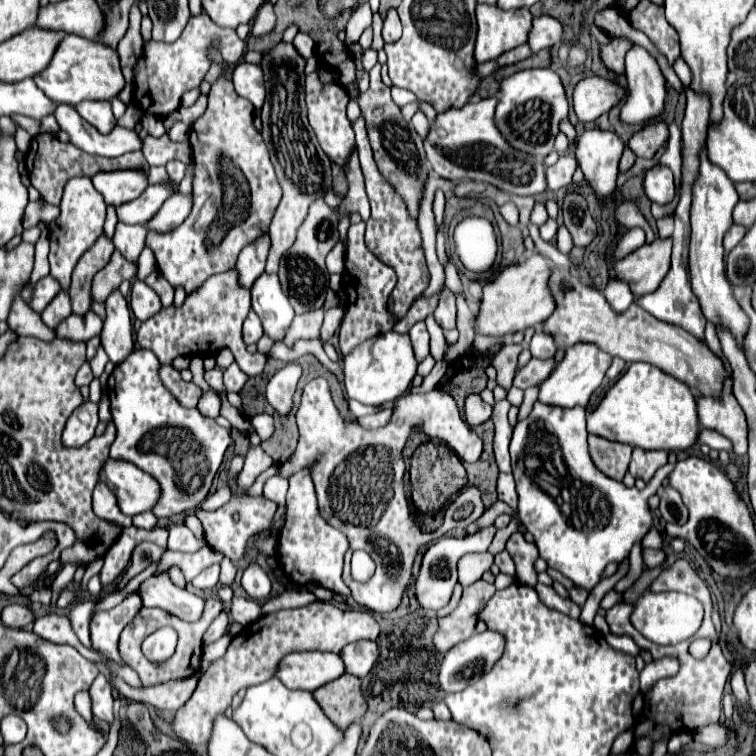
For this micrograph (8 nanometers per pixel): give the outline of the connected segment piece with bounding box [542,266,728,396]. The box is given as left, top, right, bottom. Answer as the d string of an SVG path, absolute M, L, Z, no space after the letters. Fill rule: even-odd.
M556 266L548 278L548 288L552 290L556 310L542 322L542 332L554 338L556 350L566 350L578 342L596 344L606 354L618 356L626 362L648 362L658 366L660 370L688 384L692 392L698 390L706 396L720 394L720 382L728 372L722 368L720 358L716 358L710 348L696 340L692 334L684 334L682 328L652 318L636 304L632 304L624 314L616 314L598 290L584 284L572 272L560 270Z

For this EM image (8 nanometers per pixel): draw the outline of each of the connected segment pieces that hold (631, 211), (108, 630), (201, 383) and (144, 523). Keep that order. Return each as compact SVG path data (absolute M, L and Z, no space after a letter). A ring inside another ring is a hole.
M620 202L616 204L616 218L622 226L628 226L628 228L634 228L634 226L640 226L646 230L646 242L651 243L652 240L656 239L656 234L652 232L648 222L644 220L644 216L640 214L638 206L632 204L632 202Z
M134 592L134 594L128 594L118 606L96 612L90 622L92 648L96 652L116 660L118 664L122 664L120 654L118 654L118 638L120 638L122 628L132 622L132 618L138 614L140 608L142 608L140 596Z
M193 356L190 362L189 370L193 375L192 382L194 382L203 391L211 389L207 382L204 380L204 365L202 358Z
M142 512L142 514L136 514L132 516L132 524L136 528L144 528L144 530L152 530L156 526L156 516L152 512Z

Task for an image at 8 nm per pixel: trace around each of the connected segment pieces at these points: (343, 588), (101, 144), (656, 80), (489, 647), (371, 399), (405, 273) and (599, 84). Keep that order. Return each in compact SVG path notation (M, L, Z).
M306 466L290 478L290 488L286 496L288 516L286 516L284 532L280 532L278 536L278 560L286 578L290 578L294 584L300 586L320 584L336 594L350 596L348 586L342 580L342 564L344 564L344 554L348 550L348 540L344 534L340 534L340 530L330 526L320 516L314 484L310 476L312 476L310 466Z
M58 104L54 116L58 120L60 130L70 136L70 142L88 154L116 158L142 148L142 140L134 130L126 130L116 124L112 132L100 134L92 124L84 122L70 104Z
M634 46L626 54L626 80L628 80L628 94L626 94L626 100L620 110L620 120L630 126L646 126L650 122L660 120L664 114L664 98L666 98L664 84L666 84L666 80L660 72L658 62L642 46Z
M482 632L450 648L440 666L440 688L444 692L460 692L470 682L484 676L502 656L504 636L498 632Z
M394 330L372 336L356 346L342 360L344 370L344 390L348 398L354 398L362 404L384 406L402 396L416 376L416 358L412 352L412 342L408 334L398 334Z
M360 114L358 120L352 122L352 130L356 132L356 146L358 146L358 158L360 158L360 168L364 174L364 184L366 184L366 194L370 200L370 220L366 224L366 248L384 264L388 264L390 268L394 268L398 282L392 296L390 296L390 312L398 318L404 318L408 308L412 306L414 298L418 296L418 292L424 292L428 288L430 282L430 274L426 268L426 260L424 260L424 252L420 246L420 230L416 226L416 222L408 216L406 204L404 200L394 192L394 188L384 180L384 176L380 174L374 156L372 156L372 148L368 142L368 134L366 134L366 126L364 126L364 116Z
M586 76L574 88L572 106L580 122L592 122L616 106L622 96L624 90L618 84L600 76Z

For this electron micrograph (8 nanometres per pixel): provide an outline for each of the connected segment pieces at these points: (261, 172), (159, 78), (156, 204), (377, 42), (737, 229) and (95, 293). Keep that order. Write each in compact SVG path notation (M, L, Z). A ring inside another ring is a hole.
M220 78L212 84L208 94L208 108L206 112L192 124L190 128L190 144L194 150L194 180L192 180L192 210L190 216L174 230L166 234L150 232L146 238L146 246L150 246L156 254L158 270L172 286L184 286L186 292L196 290L202 286L206 278L212 274L232 270L236 266L238 252L250 244L252 240L264 236L272 222L272 214L282 198L282 190L270 162L268 148L260 132L252 124L254 106L246 98L234 92L230 78Z
M200 14L200 16L192 16L184 28L180 38L172 44L164 44L164 42L144 42L142 46L142 54L134 66L134 102L136 106L146 112L146 114L154 114L156 118L168 118L172 112L176 112L180 108L180 98L186 90L198 88L212 64L212 60L208 58L208 50L210 44L214 46L214 50L218 50L222 54L222 58L230 64L236 66L242 56L244 56L244 40L238 38L236 30L230 28L220 28L216 26L208 14Z
M166 184L148 186L136 200L120 204L116 208L118 222L124 224L144 224L148 222L164 204L164 200L172 194L172 190Z
M374 14L374 40L372 40L372 50L380 50L384 46L384 40L382 40L382 18L380 14Z
M734 224L728 232L726 232L726 236L724 236L724 250L728 252L728 250L732 250L740 240L742 240L742 236L746 234L746 228L744 226L738 226L738 224Z
M116 250L108 266L100 270L92 280L92 302L105 302L108 294L118 288L122 280L130 280L136 276L136 270L138 268L134 264L128 264L128 260L124 262L124 256Z

